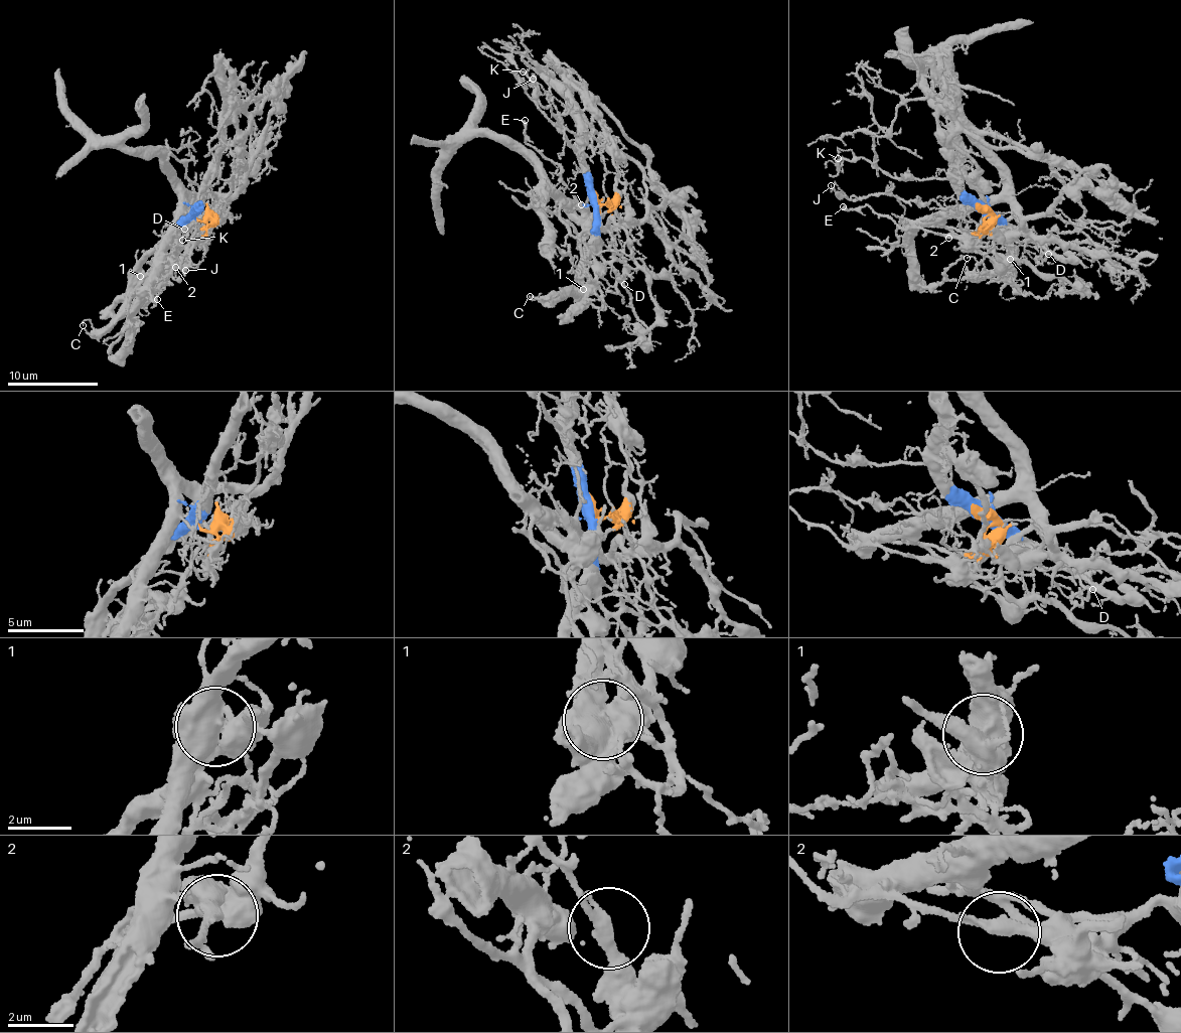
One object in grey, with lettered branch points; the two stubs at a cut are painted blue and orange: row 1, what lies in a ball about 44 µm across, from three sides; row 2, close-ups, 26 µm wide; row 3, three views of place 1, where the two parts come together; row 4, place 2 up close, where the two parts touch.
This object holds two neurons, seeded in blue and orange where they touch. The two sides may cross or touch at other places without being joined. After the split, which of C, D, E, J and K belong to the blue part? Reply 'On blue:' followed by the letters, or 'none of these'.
On blue: C, D, E, K

